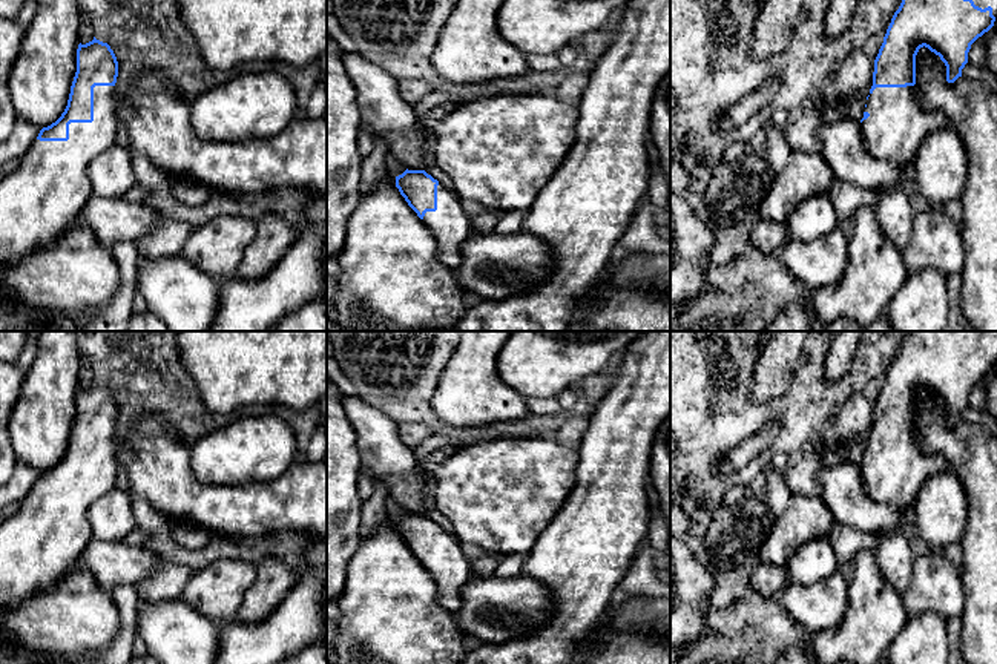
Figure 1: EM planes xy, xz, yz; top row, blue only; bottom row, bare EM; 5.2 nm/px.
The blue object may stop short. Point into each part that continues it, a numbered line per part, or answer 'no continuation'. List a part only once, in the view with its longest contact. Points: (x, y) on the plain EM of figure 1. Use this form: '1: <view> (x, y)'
1: xy (42, 540)

